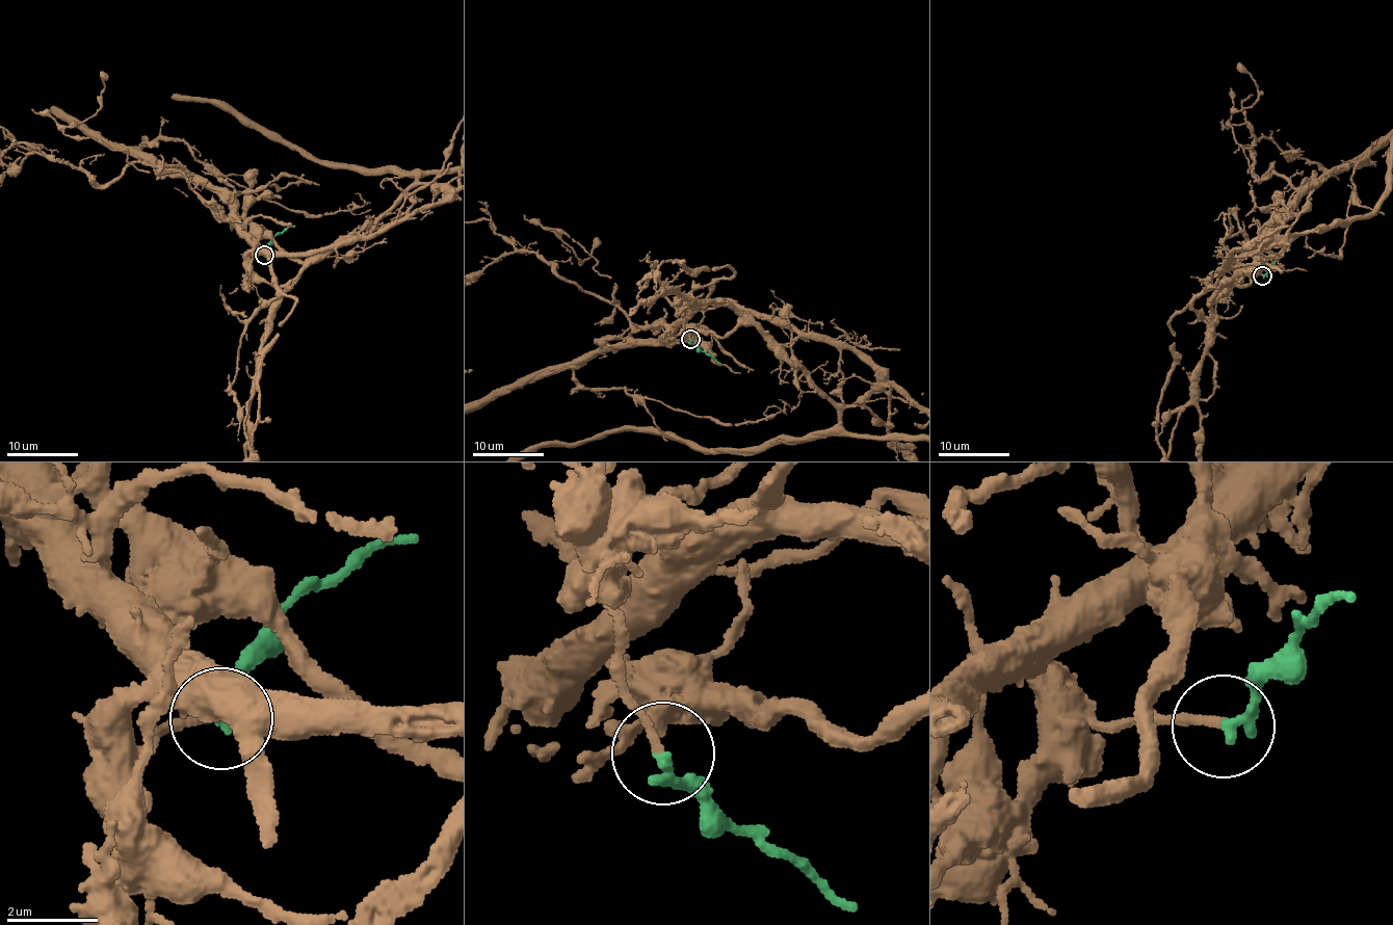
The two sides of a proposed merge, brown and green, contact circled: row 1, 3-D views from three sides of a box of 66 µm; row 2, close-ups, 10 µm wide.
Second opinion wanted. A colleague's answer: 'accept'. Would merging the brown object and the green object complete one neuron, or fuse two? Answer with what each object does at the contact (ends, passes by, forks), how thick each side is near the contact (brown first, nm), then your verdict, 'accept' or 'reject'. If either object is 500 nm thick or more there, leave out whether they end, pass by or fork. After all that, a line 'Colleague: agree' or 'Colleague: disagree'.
brown ends | green ends | 180/280 nm | accept
Colleague: agree

